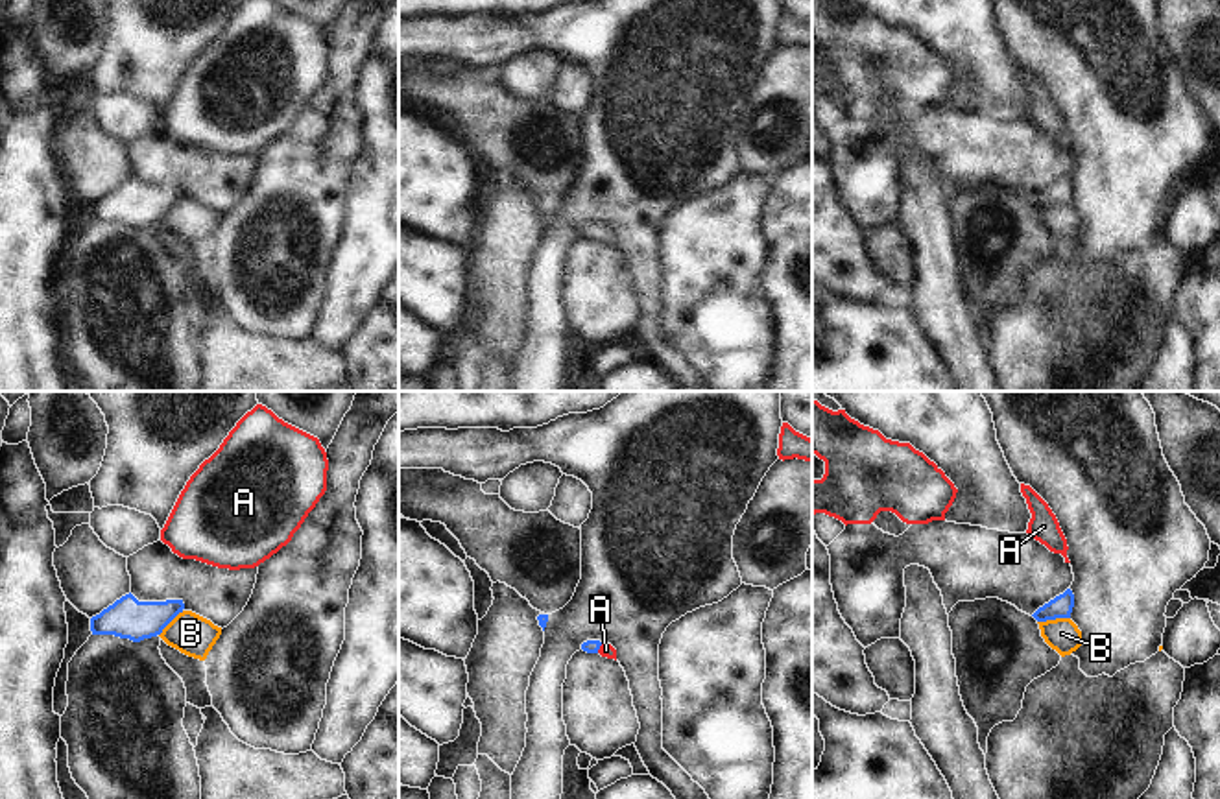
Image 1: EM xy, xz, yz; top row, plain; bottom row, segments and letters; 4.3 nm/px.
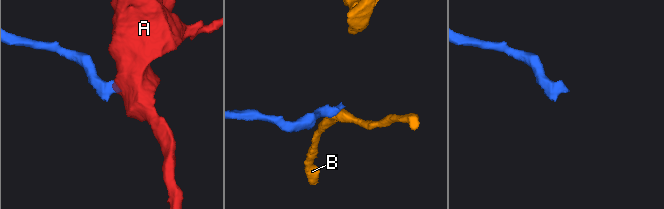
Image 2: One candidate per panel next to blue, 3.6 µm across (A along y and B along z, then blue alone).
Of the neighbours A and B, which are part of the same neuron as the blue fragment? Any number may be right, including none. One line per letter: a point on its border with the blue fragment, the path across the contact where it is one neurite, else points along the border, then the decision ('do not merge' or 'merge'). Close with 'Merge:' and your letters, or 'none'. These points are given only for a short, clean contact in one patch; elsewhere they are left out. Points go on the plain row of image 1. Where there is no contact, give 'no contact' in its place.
A: contact xz (598, 235); way xz (591, 233), (598, 235), (606, 237); merge
B: contact yz (1052, 205); border yz (1069, 203), (1038, 209); do not merge
Merge: A

